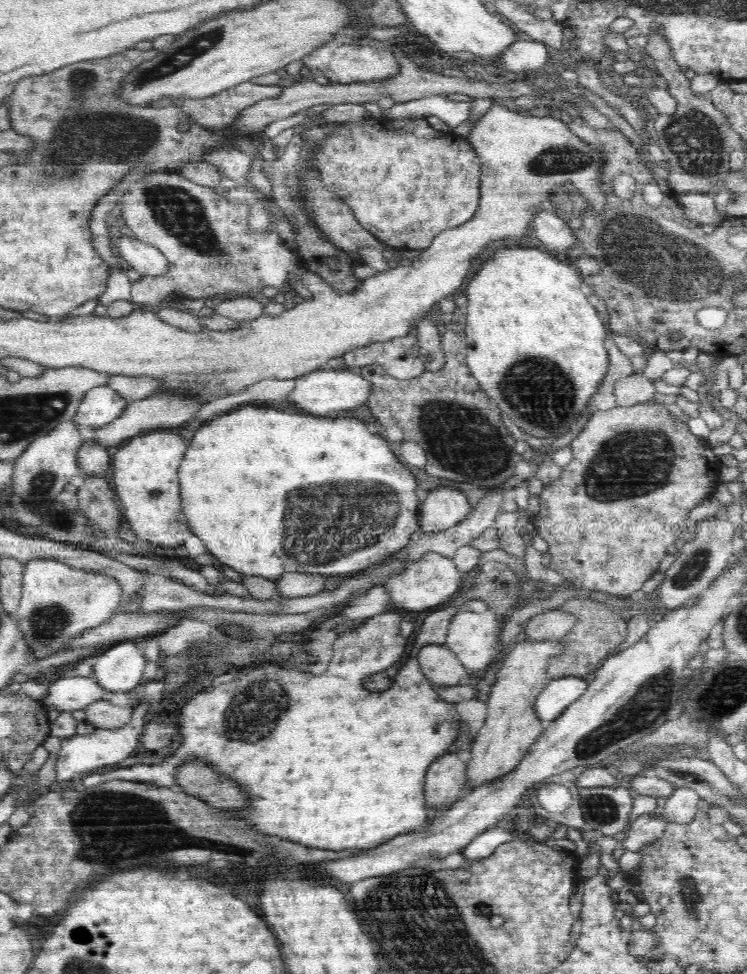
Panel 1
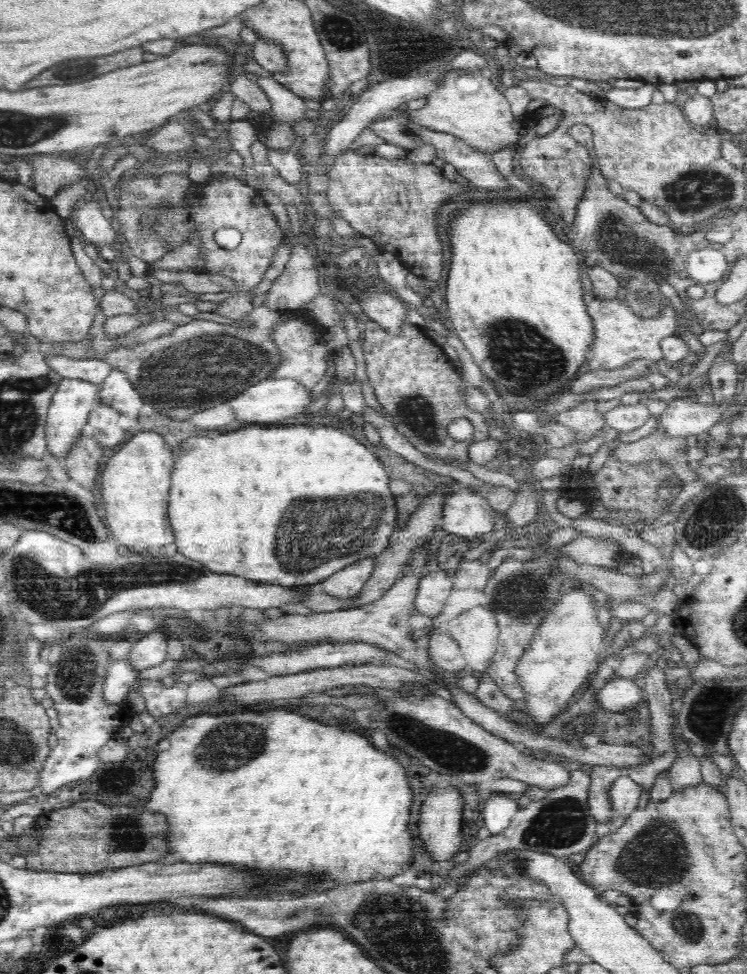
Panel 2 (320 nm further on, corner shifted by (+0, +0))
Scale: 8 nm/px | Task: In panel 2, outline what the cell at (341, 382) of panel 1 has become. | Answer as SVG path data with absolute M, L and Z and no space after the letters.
M268 378L261 380L254 386L249 386L248 389L225 401L225 404L232 409L236 424L242 424L242 422L248 422L248 424L278 422L278 420L284 420L284 418L290 418L290 416L304 412L304 408L312 402L310 389L312 388L302 386L296 378Z

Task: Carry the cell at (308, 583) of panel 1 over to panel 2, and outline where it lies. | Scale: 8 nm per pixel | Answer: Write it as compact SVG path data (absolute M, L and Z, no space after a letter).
M366 557L353 565L332 574L323 580L322 589L326 594L336 598L356 597L360 594L373 568L374 558Z

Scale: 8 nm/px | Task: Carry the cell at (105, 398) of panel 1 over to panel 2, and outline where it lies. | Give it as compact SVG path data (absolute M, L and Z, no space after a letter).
M114 368L102 383L102 388L98 392L98 402L114 407L130 419L138 418L138 412L144 403L134 385L126 377L126 373Z

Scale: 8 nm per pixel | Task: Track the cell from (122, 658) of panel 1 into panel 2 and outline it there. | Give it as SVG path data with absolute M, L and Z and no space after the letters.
M158 630L149 632L132 645L126 658L140 671L158 666L168 660L168 640L169 637Z

